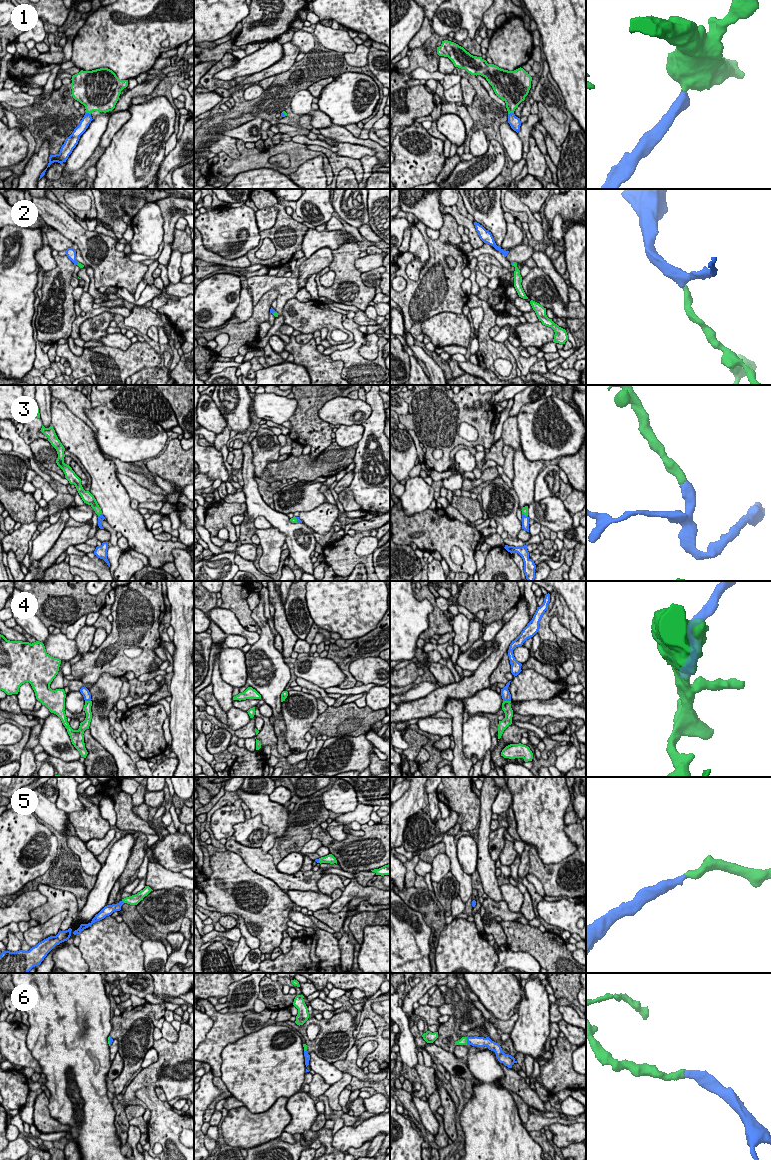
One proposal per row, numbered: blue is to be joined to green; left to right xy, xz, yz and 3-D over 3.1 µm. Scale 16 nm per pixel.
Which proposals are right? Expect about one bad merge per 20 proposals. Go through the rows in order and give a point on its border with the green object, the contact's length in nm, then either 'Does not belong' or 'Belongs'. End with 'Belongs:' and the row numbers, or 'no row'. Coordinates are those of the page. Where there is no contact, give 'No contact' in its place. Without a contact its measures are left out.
1: Touches green at yz (510, 112). Shared border 100 nm. Belongs
2: Touches green at xy (78, 263). Shared border 60 nm. Belongs
3: Touches green at xy (99, 515). Shared border 80 nm. Belongs
4: Touches green at yz (507, 701). Shared border 130 nm. Belongs
5: Touches green at xy (123, 901). Shared border 60 nm. Belongs
6: Touches green at yz (466, 1041). Shared border 130 nm. Belongs
Belongs: 1, 2, 3, 4, 5, 6

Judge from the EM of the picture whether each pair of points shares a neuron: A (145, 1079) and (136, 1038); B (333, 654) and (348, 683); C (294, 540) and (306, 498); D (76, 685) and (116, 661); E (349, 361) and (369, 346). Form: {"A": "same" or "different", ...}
{"A": "different", "B": "same", "C": "different", "D": "different", "E": "different"}

